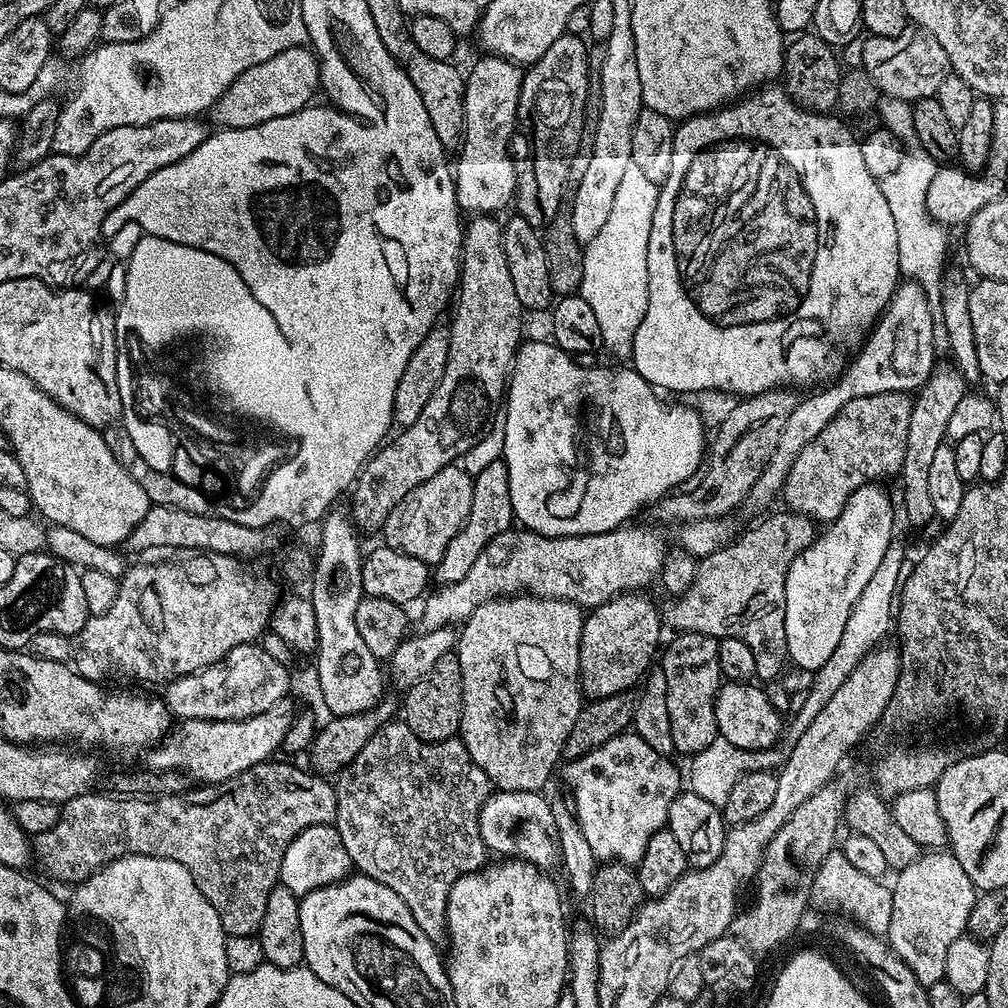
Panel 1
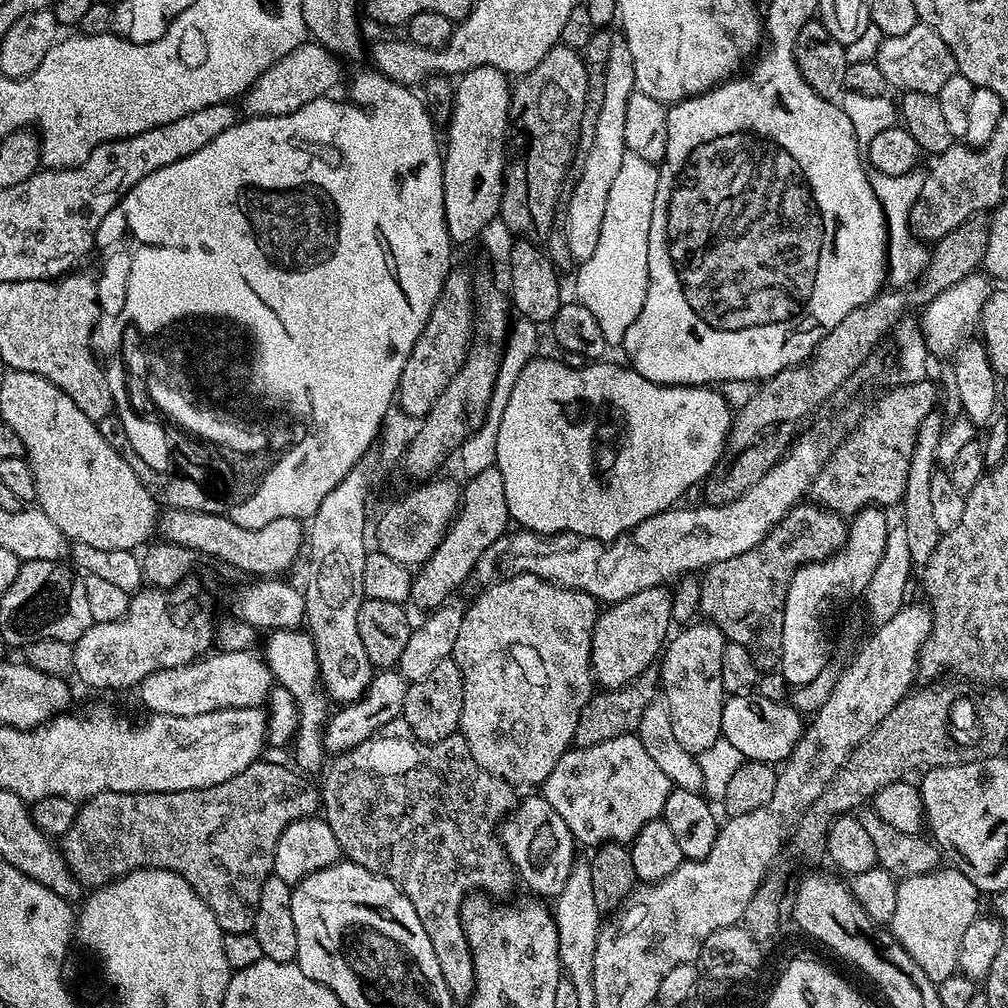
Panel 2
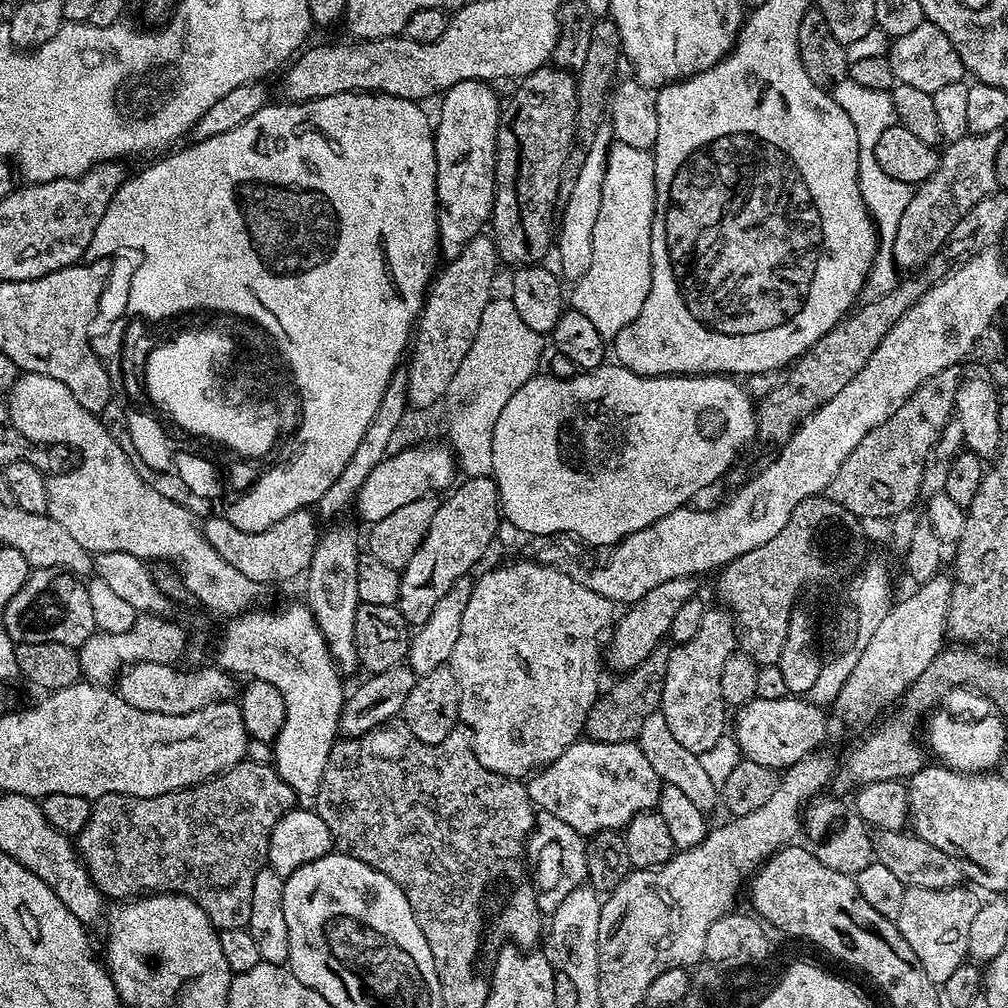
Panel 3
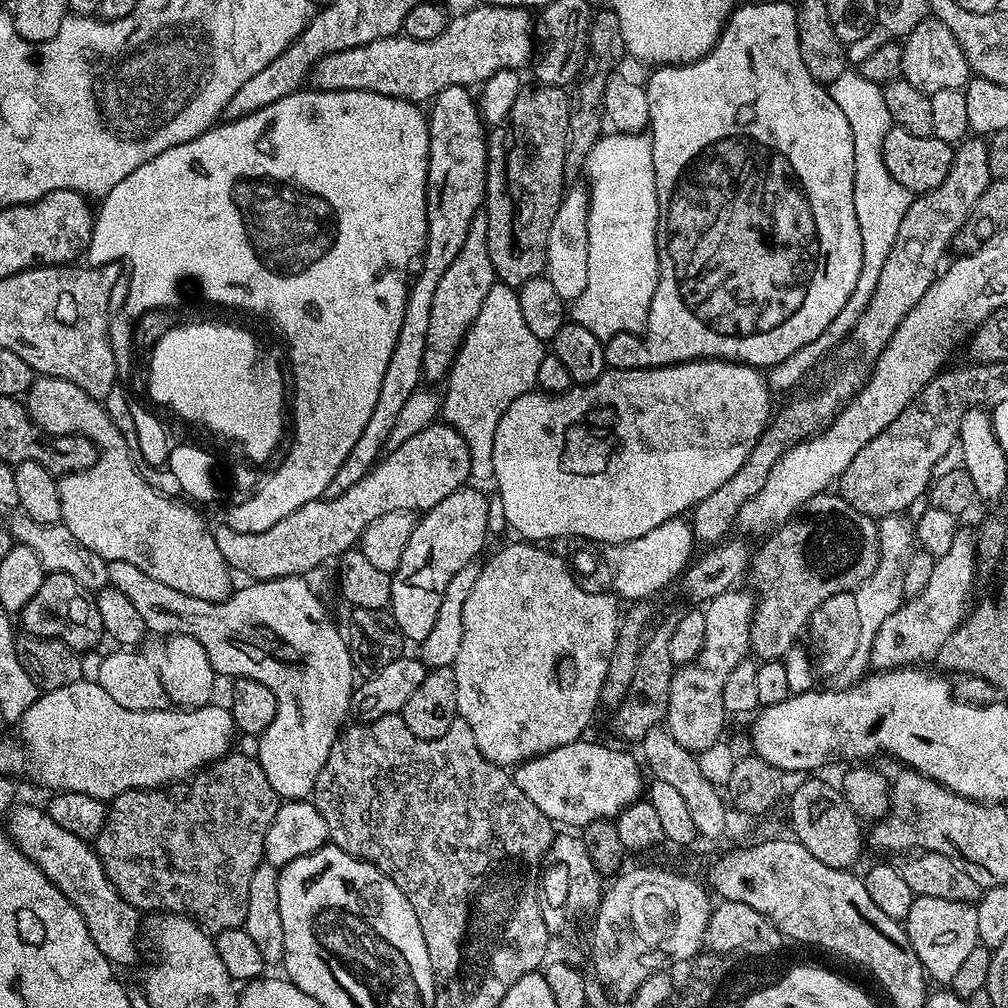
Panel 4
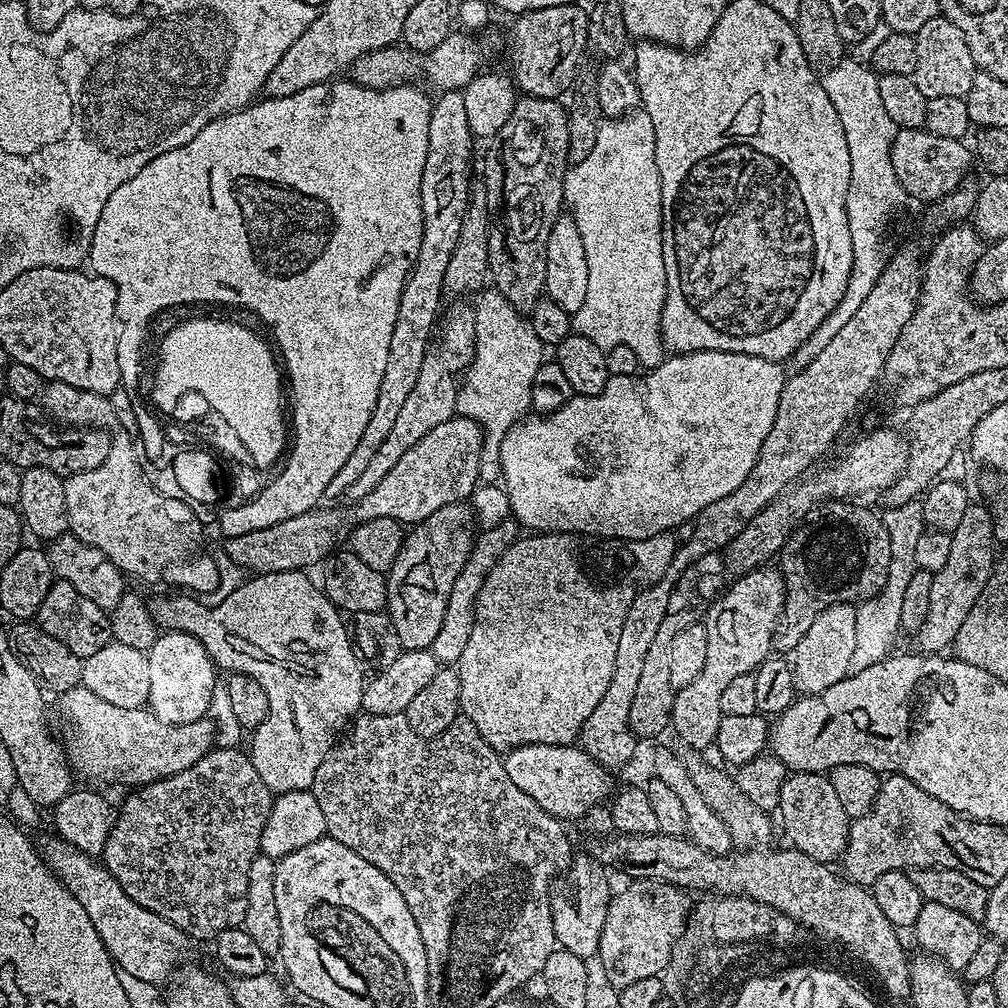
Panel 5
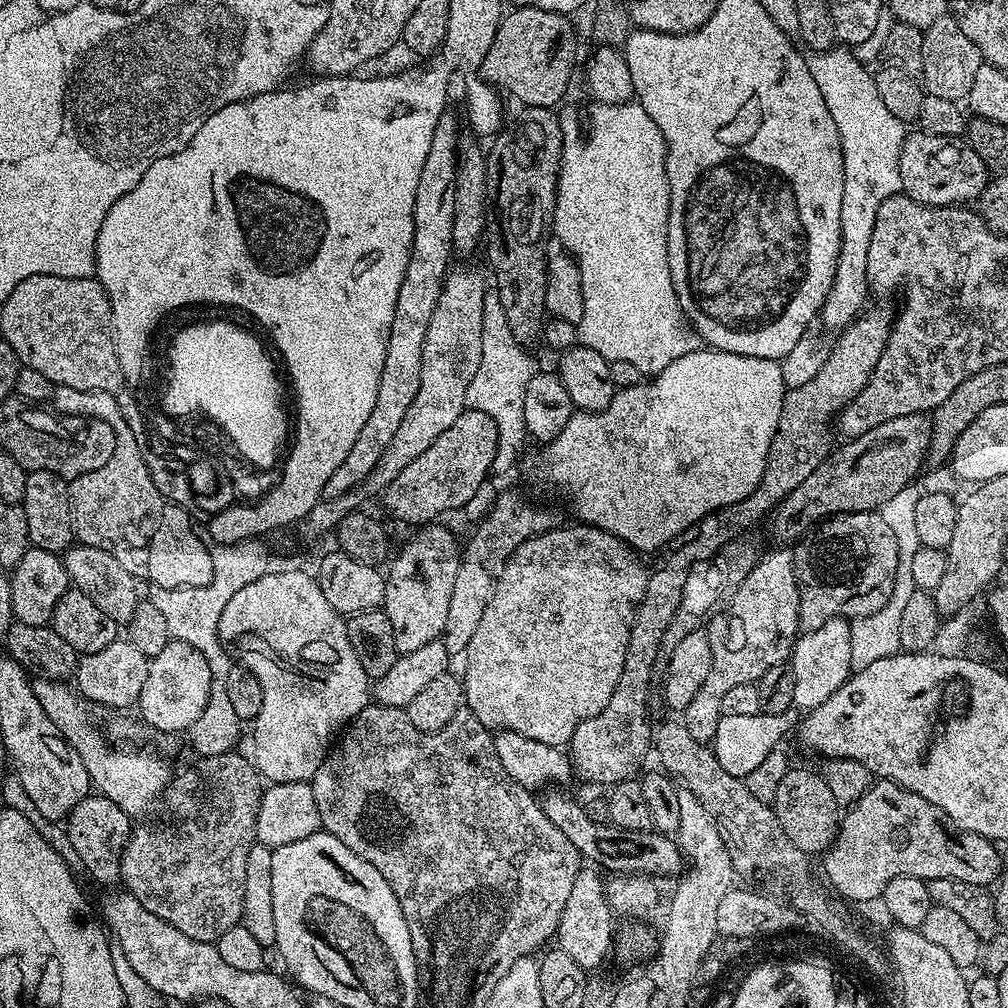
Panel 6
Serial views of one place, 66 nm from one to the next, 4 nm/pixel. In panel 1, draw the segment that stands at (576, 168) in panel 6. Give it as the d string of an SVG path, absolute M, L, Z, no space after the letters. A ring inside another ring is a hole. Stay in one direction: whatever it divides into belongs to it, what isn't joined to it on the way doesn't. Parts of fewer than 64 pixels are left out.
M631 167L618 185L610 218L602 225L598 238L584 248L584 269L578 294L586 298L598 317L602 342L616 356L631 357L632 339L646 314L648 305L648 271L646 254L650 246L650 226L654 206L658 206L659 187L642 170Z

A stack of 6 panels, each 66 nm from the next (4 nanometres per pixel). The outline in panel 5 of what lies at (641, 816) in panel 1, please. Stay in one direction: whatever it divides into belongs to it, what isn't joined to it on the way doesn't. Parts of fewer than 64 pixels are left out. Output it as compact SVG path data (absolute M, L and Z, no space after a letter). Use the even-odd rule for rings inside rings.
M523 744L507 749L502 759L506 774L510 774L510 782L514 782L514 786L518 786L522 794L534 798L534 802L538 802L542 810L546 810L561 822L579 821L591 808L601 807L609 795L609 769L599 764L589 752L579 746Z

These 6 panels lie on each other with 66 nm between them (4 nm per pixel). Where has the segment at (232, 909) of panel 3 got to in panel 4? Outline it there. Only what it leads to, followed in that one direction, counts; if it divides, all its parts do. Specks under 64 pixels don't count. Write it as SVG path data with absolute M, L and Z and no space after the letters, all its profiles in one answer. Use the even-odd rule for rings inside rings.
M235 752L222 760L215 760L210 770L201 770L189 779L162 788L131 788L128 792L118 793L107 805L108 816L104 819L102 830L96 835L94 847L104 872L127 904L133 904L137 910L143 910L145 913L146 911L152 912L151 914L174 912L182 916L190 916L201 928L212 934L243 925L246 918L246 905L250 899L250 877L264 860L266 834L270 830L270 822L274 822L274 814L278 814L282 801L277 796L274 786L270 786L270 781L266 778L266 770L262 770L259 759L252 757L251 760L250 757Z

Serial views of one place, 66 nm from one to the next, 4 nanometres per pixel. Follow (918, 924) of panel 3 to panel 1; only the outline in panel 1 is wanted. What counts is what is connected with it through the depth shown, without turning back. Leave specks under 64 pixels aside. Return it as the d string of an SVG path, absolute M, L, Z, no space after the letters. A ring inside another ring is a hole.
M948 850L925 851L895 876L896 884L891 885L894 910L886 939L898 958L914 970L914 978L927 986L944 979L946 954L954 938L968 932L970 910L974 910L978 889L970 882L966 870L962 870L962 862Z

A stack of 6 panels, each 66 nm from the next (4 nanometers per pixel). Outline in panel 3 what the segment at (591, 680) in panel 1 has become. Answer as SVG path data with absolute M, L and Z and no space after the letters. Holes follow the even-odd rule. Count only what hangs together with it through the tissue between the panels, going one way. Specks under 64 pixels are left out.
M683 576L670 582L662 582L662 586L654 586L650 594L646 594L627 609L624 617L615 621L610 635L606 640L606 664L616 671L616 674L627 674L637 668L650 653L668 636L670 622L674 614L682 606L682 602L693 599L697 595L697 581Z

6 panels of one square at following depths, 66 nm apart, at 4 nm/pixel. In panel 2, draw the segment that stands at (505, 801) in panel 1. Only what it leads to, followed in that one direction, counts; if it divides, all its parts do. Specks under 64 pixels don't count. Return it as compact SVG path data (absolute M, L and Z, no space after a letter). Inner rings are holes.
M542 794L528 796L500 821L500 840L515 866L522 884L530 888L537 897L554 898L562 894L566 878L570 878L572 865L578 859L578 845L572 839L566 822L558 815L558 810L546 802Z

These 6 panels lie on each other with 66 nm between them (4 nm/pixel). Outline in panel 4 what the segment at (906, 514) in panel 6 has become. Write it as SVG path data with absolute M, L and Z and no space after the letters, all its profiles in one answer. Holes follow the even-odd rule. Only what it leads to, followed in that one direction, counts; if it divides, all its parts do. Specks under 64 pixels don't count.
M901 515L884 516L877 523L879 530L879 560L878 567L870 577L866 578L862 586L854 592L859 613L860 633L856 652L847 660L840 670L831 675L831 687L834 690L851 688L861 679L869 669L872 659L873 642L878 630L904 603L904 582L906 568L910 558L916 551L916 537L913 525Z

